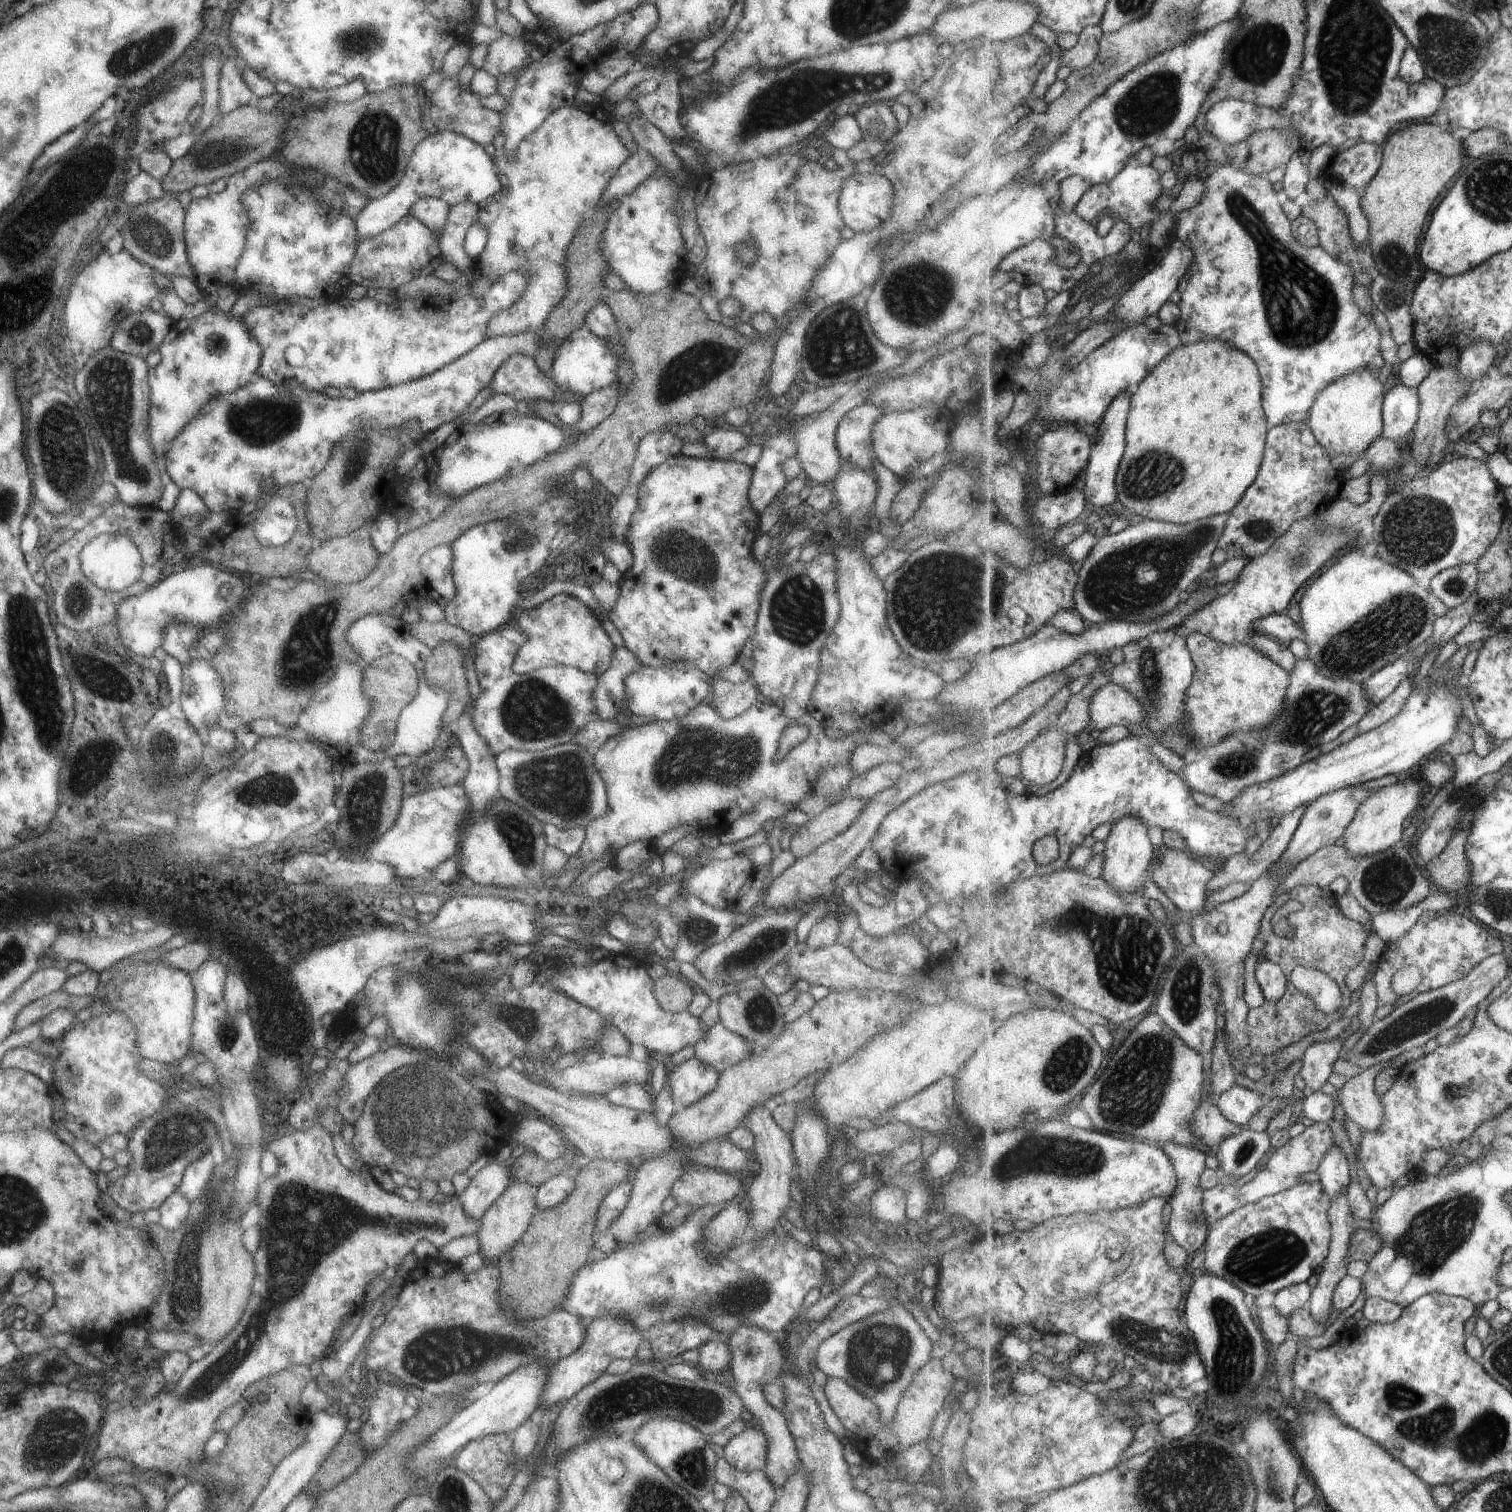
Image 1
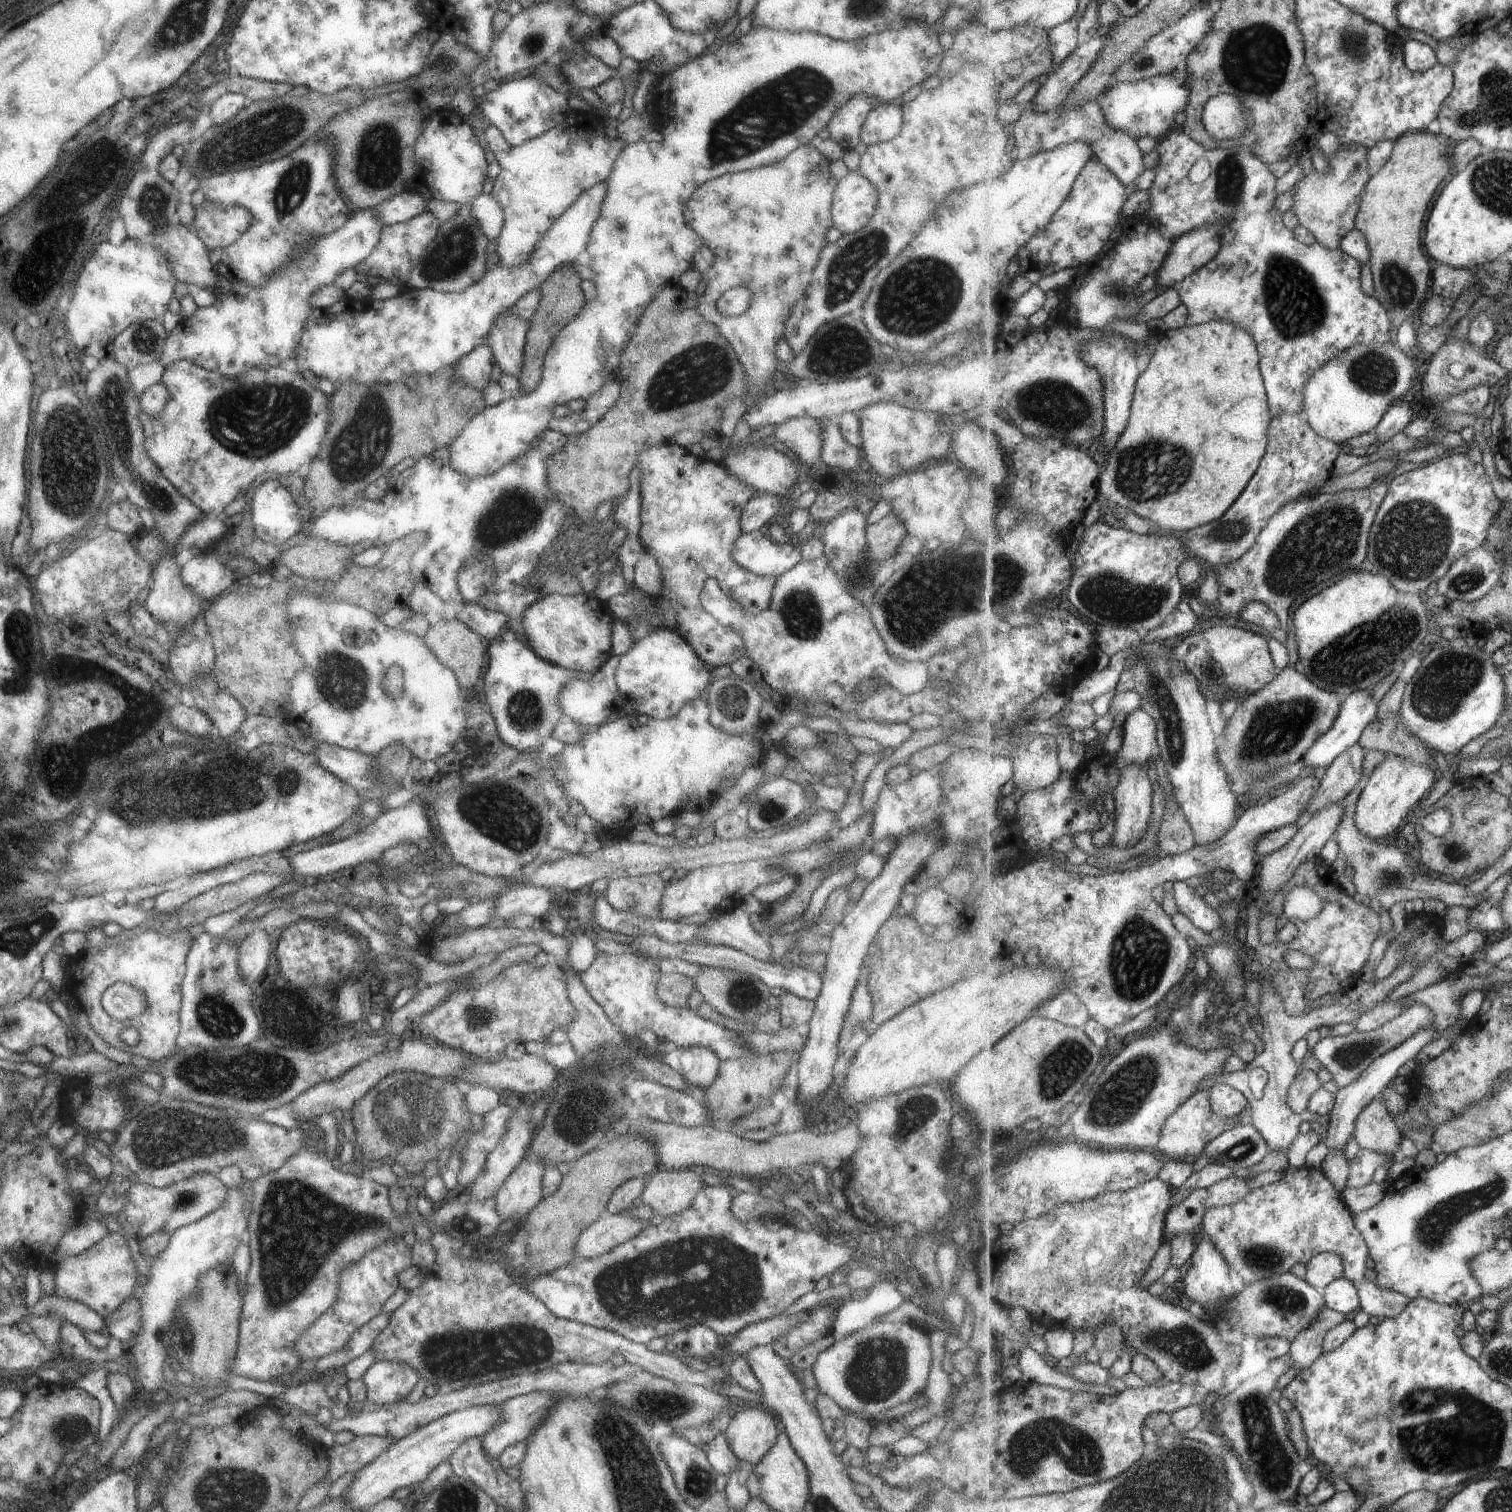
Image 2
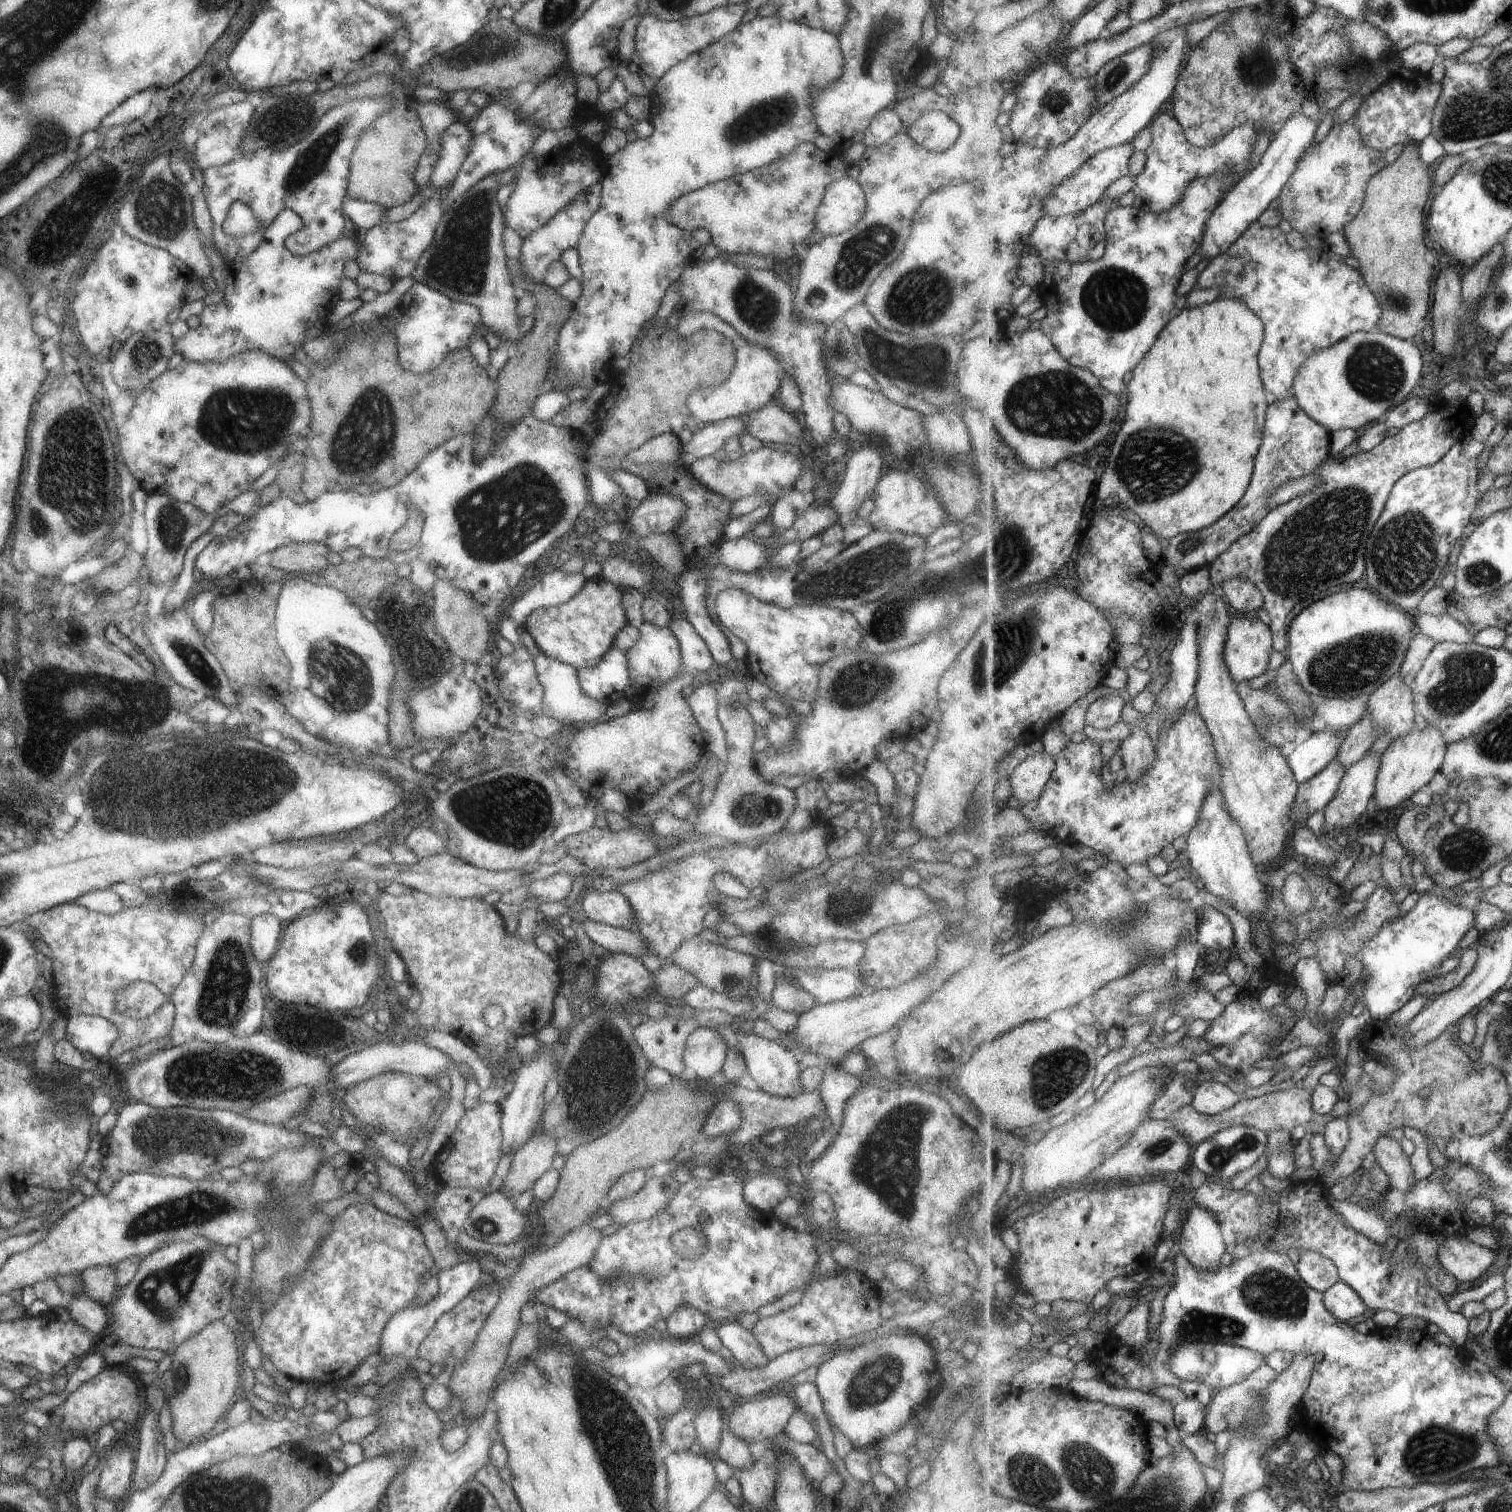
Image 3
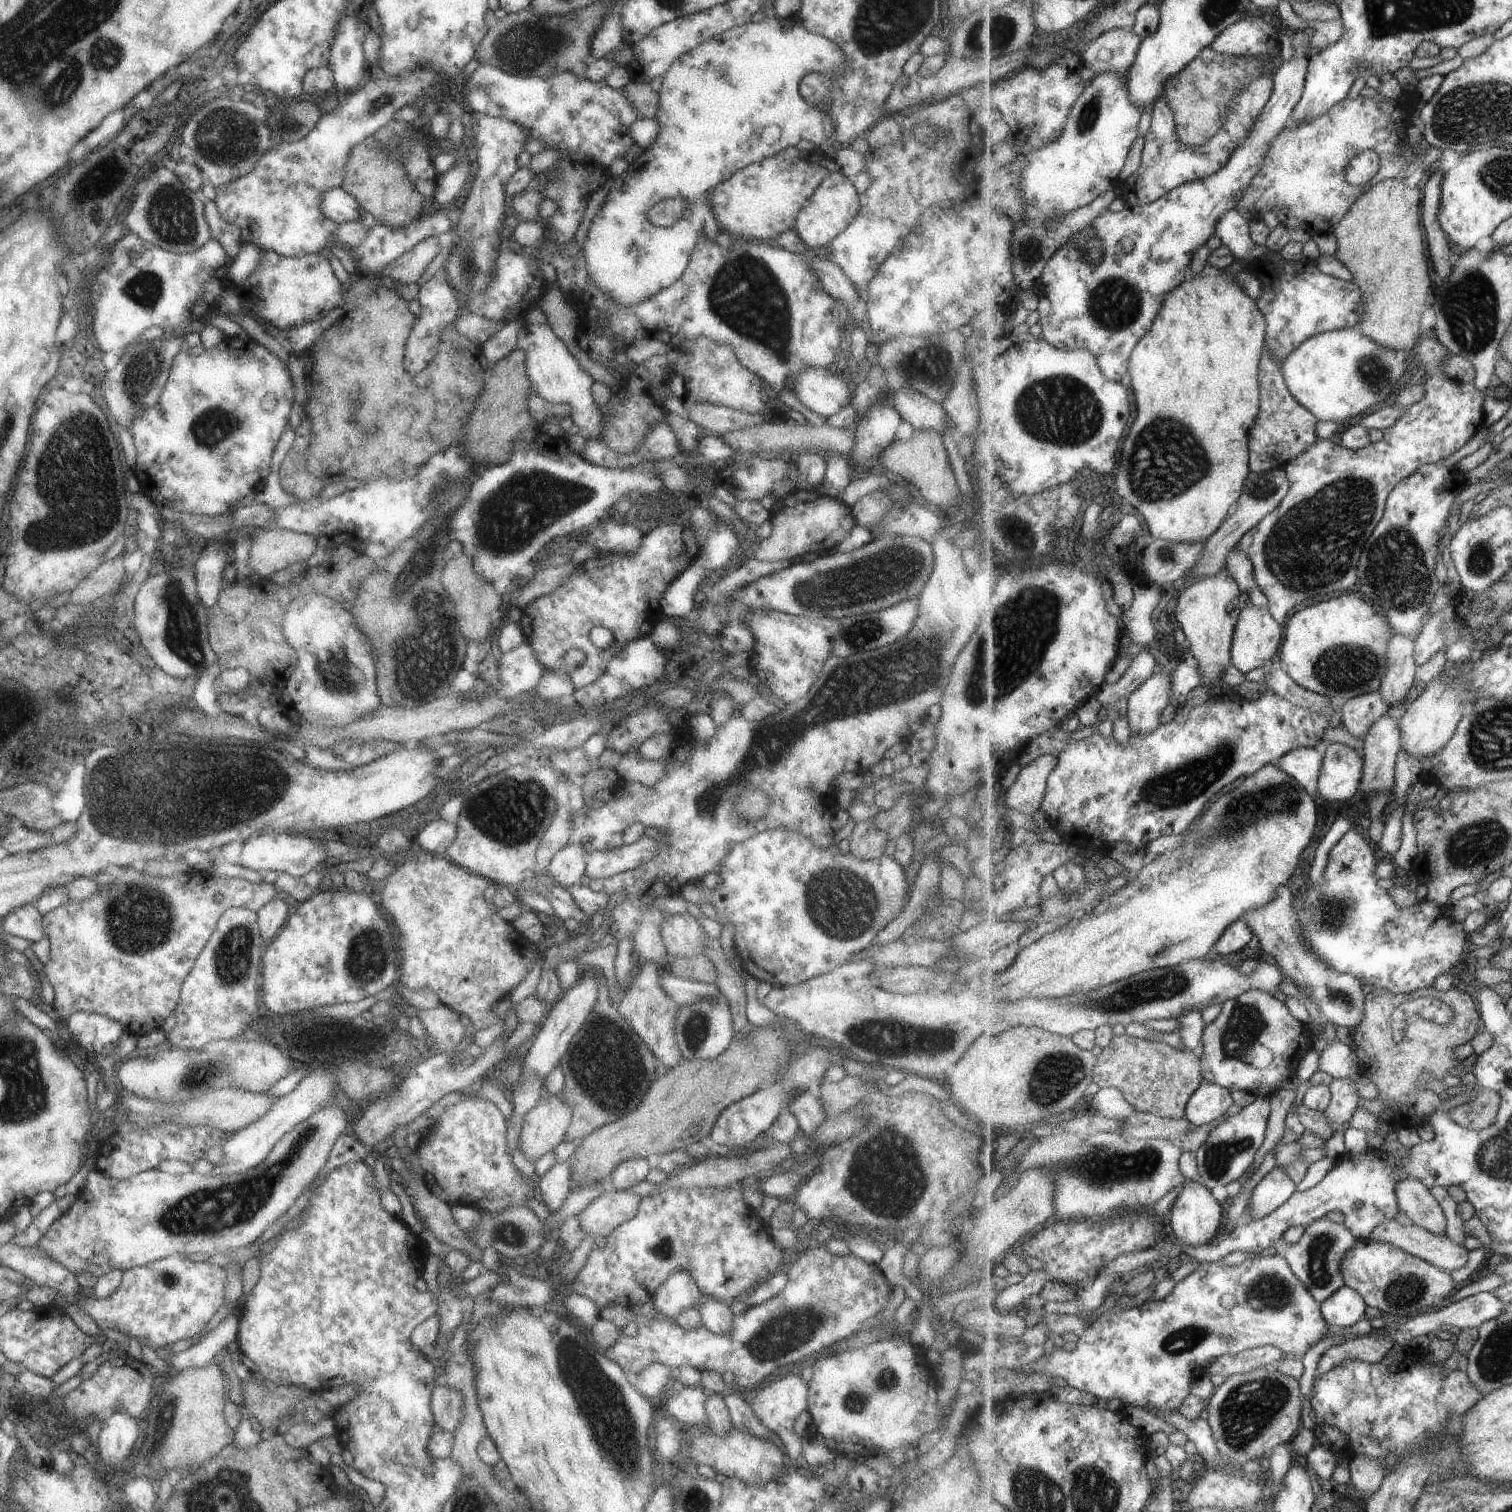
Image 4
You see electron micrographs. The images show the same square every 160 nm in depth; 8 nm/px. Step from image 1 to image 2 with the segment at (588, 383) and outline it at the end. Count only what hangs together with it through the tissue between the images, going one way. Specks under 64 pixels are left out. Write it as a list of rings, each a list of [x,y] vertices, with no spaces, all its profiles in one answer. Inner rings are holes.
[[[913,25],[911,27],[903,27],[900,29],[887,29],[882,33],[872,34],[871,36],[857,39],[856,41],[838,41],[828,36],[801,31],[800,33],[791,33],[790,31],[780,31],[766,29],[763,27],[751,27],[744,36],[737,38],[733,42],[724,41],[717,50],[711,54],[702,55],[693,59],[687,59],[685,63],[679,66],[670,74],[660,75],[655,81],[654,92],[651,100],[652,110],[649,113],[649,118],[656,121],[656,129],[662,134],[662,140],[659,144],[655,141],[644,141],[642,138],[638,141],[626,144],[616,161],[613,163],[612,169],[605,180],[607,183],[605,198],[602,200],[602,205],[599,211],[597,220],[593,223],[589,231],[587,242],[583,250],[577,255],[576,261],[583,266],[591,269],[595,274],[592,280],[594,284],[595,296],[585,302],[577,316],[570,320],[561,330],[553,337],[549,348],[543,357],[542,373],[537,386],[528,393],[517,394],[517,396],[502,400],[493,406],[483,407],[473,418],[467,421],[467,424],[460,430],[460,433],[449,443],[449,464],[455,472],[462,474],[463,477],[477,478],[487,477],[491,473],[499,470],[503,465],[507,465],[517,457],[521,457],[536,444],[540,438],[542,430],[548,428],[548,420],[552,417],[552,410],[556,405],[565,405],[569,400],[586,399],[589,395],[597,392],[605,383],[615,381],[616,376],[621,374],[618,370],[619,355],[623,350],[625,343],[634,335],[634,322],[642,313],[644,306],[649,304],[656,294],[664,289],[664,286],[677,287],[678,278],[684,270],[692,266],[690,256],[692,252],[699,246],[703,245],[702,240],[688,227],[685,222],[682,210],[685,202],[693,194],[693,191],[701,186],[701,183],[707,182],[712,178],[727,174],[736,173],[754,169],[783,158],[798,146],[807,144],[816,140],[817,133],[823,129],[827,121],[832,117],[832,114],[844,105],[853,95],[861,93],[867,97],[871,97],[874,102],[894,102],[899,101],[899,97],[912,86],[921,84],[928,76],[935,73],[938,64],[942,59],[944,49],[938,41],[940,29],[938,26],[931,28],[932,25]]]

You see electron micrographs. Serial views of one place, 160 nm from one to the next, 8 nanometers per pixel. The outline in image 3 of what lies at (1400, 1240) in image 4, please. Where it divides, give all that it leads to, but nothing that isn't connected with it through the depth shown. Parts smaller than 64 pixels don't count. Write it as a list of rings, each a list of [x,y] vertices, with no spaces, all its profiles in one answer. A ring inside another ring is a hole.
[[[1466,1237],[1440,1241],[1436,1254],[1439,1264],[1465,1283],[1479,1280],[1485,1270],[1506,1262],[1503,1252],[1473,1243]]]

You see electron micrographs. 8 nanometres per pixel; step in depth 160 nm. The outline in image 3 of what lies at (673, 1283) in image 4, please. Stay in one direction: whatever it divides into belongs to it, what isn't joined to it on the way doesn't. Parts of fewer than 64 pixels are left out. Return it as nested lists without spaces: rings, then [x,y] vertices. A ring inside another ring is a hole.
[[[680,1305],[666,1318],[665,1326],[670,1337],[684,1339],[693,1338],[707,1322],[701,1311]]]

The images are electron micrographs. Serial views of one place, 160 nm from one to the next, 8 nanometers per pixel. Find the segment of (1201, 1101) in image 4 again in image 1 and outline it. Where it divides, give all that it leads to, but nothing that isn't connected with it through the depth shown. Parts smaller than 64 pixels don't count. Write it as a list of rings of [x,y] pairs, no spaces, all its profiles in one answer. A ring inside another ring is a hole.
[[[1235,1084],[1219,1097],[1217,1106],[1225,1118],[1247,1128],[1249,1120],[1269,1103],[1258,1090]]]

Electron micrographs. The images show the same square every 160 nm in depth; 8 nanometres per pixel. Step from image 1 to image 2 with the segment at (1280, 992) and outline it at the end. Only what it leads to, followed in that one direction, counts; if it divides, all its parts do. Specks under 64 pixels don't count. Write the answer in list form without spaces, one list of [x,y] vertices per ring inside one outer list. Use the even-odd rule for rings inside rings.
[[[1261,975],[1262,979],[1260,998],[1257,1003],[1261,1020],[1264,1024],[1264,1033],[1261,1043],[1263,1049],[1259,1051],[1257,1058],[1242,1071],[1225,1073],[1223,1076],[1207,1078],[1197,1086],[1197,1090],[1209,1089],[1217,1083],[1227,1083],[1234,1089],[1239,1089],[1249,1099],[1250,1105],[1246,1114],[1249,1122],[1255,1125],[1273,1149],[1283,1149],[1285,1154],[1289,1144],[1299,1134],[1299,1126],[1307,1120],[1303,1114],[1296,1113],[1289,1102],[1290,1088],[1299,1074],[1299,1063],[1294,1057],[1294,1047],[1297,1040],[1305,1039],[1311,1030],[1317,1026],[1333,1026],[1339,1022],[1349,1023],[1359,1014],[1359,1003],[1353,1003],[1351,1008],[1345,1004],[1337,1003],[1331,1005],[1323,1003],[1317,1009],[1305,1017],[1293,1017],[1285,1012],[1285,1003],[1281,993],[1270,983],[1270,980]]]

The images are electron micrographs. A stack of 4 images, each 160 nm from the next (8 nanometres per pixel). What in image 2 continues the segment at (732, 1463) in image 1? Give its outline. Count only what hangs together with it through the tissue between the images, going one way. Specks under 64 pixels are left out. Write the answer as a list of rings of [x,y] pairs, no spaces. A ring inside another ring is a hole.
[[[758,1404],[740,1408],[723,1432],[729,1450],[739,1461],[757,1464],[777,1436],[775,1416]]]

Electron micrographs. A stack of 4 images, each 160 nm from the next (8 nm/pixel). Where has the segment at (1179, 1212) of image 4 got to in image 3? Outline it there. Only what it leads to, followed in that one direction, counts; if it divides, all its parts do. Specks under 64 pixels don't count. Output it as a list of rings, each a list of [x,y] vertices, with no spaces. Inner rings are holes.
[[[1193,1204],[1183,1225],[1179,1247],[1197,1270],[1216,1271],[1221,1267],[1221,1258],[1227,1250],[1216,1216]]]

